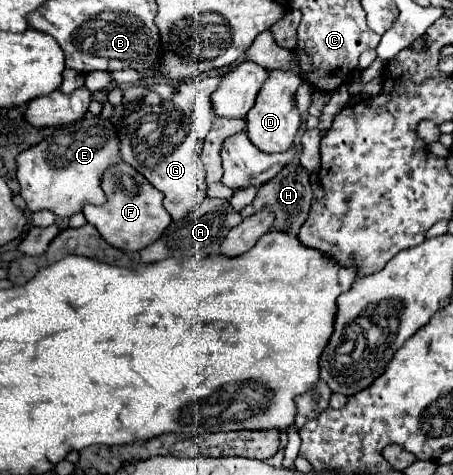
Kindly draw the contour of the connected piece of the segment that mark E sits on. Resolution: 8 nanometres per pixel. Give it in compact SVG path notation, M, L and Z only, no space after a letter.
M85 116L73 124L57 128L51 136L47 136L37 146L21 152L17 156L17 180L21 184L21 196L25 198L31 212L37 210L53 210L57 216L73 216L83 210L85 204L105 204L105 192L101 188L103 174L121 162L119 154L119 136L117 128L103 120L101 116Z

